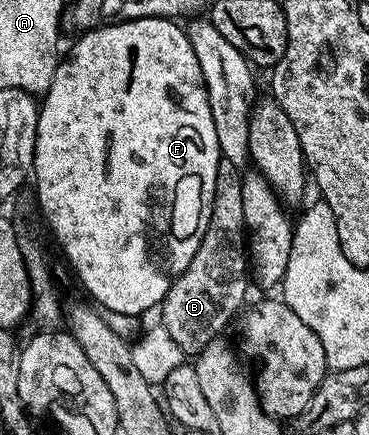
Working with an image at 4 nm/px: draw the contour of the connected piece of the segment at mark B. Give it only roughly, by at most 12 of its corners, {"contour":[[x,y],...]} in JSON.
{"contour":[[219,157],[212,216],[160,325],[187,356],[243,309],[243,171]]}

